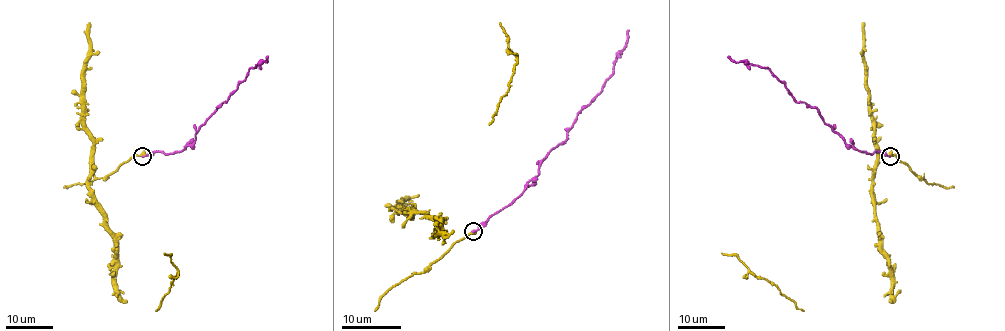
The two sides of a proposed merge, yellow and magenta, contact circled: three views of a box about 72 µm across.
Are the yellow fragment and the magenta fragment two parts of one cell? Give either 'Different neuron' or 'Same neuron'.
Same neuron

